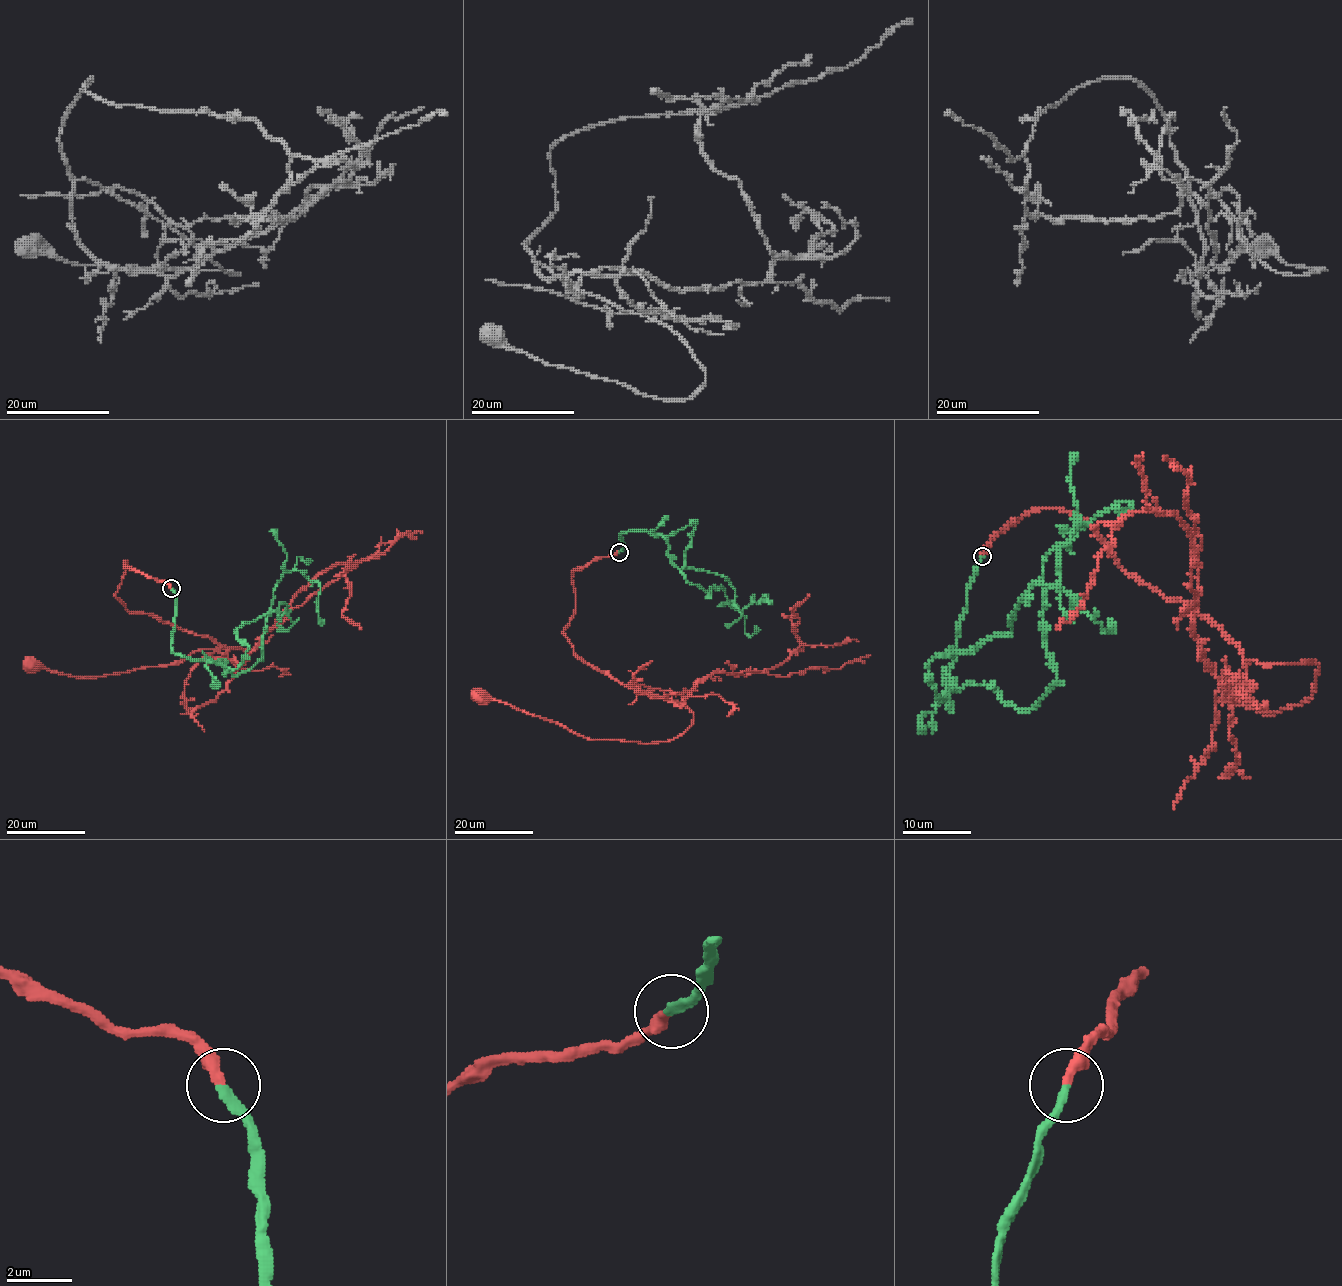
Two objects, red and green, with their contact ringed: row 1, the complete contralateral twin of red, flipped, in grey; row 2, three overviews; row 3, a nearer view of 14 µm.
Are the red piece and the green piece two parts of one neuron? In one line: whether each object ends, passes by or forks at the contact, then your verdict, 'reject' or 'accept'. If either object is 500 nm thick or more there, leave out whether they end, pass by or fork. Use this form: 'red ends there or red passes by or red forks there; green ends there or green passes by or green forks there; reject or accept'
red ends there; green ends there; accept

